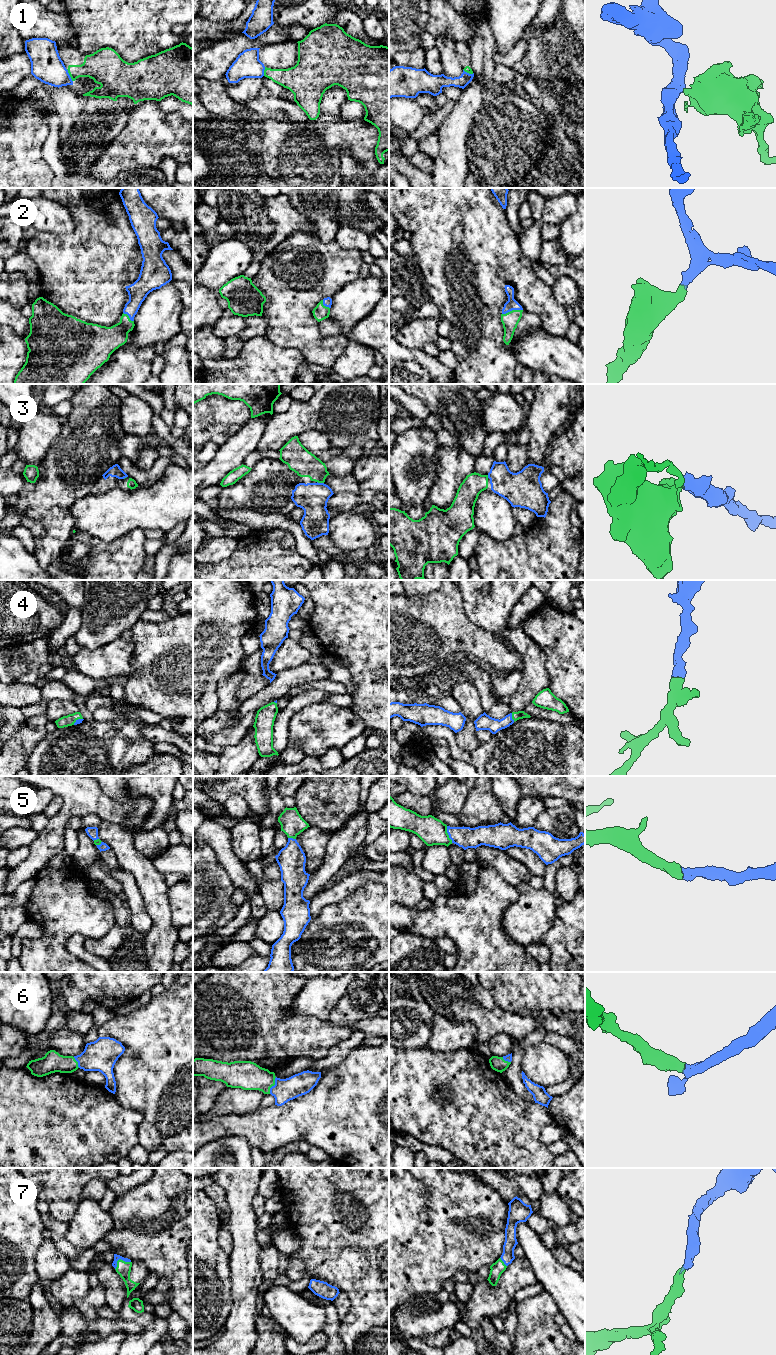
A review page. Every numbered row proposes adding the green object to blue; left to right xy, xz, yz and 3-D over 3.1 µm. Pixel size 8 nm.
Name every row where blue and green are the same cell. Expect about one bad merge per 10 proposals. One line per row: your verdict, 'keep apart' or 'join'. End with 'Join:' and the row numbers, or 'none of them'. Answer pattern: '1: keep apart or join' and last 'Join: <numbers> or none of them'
1: keep apart
2: join
3: join
4: join
5: join
6: join
7: join
Join: 2, 3, 4, 5, 6, 7

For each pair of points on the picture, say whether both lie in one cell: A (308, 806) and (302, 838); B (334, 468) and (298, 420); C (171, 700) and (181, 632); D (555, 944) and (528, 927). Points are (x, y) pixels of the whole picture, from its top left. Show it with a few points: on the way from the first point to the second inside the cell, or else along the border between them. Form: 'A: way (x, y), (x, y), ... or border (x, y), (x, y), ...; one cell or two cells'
A: border (310, 826), (316, 826), (330, 834); two cells
B: border (298, 436), (309, 429), (318, 429), (328, 439); two cells
C: way (174, 683), (176, 675), (181, 670), (181, 649); one cell
D: border (556, 916), (541, 943); two cells

